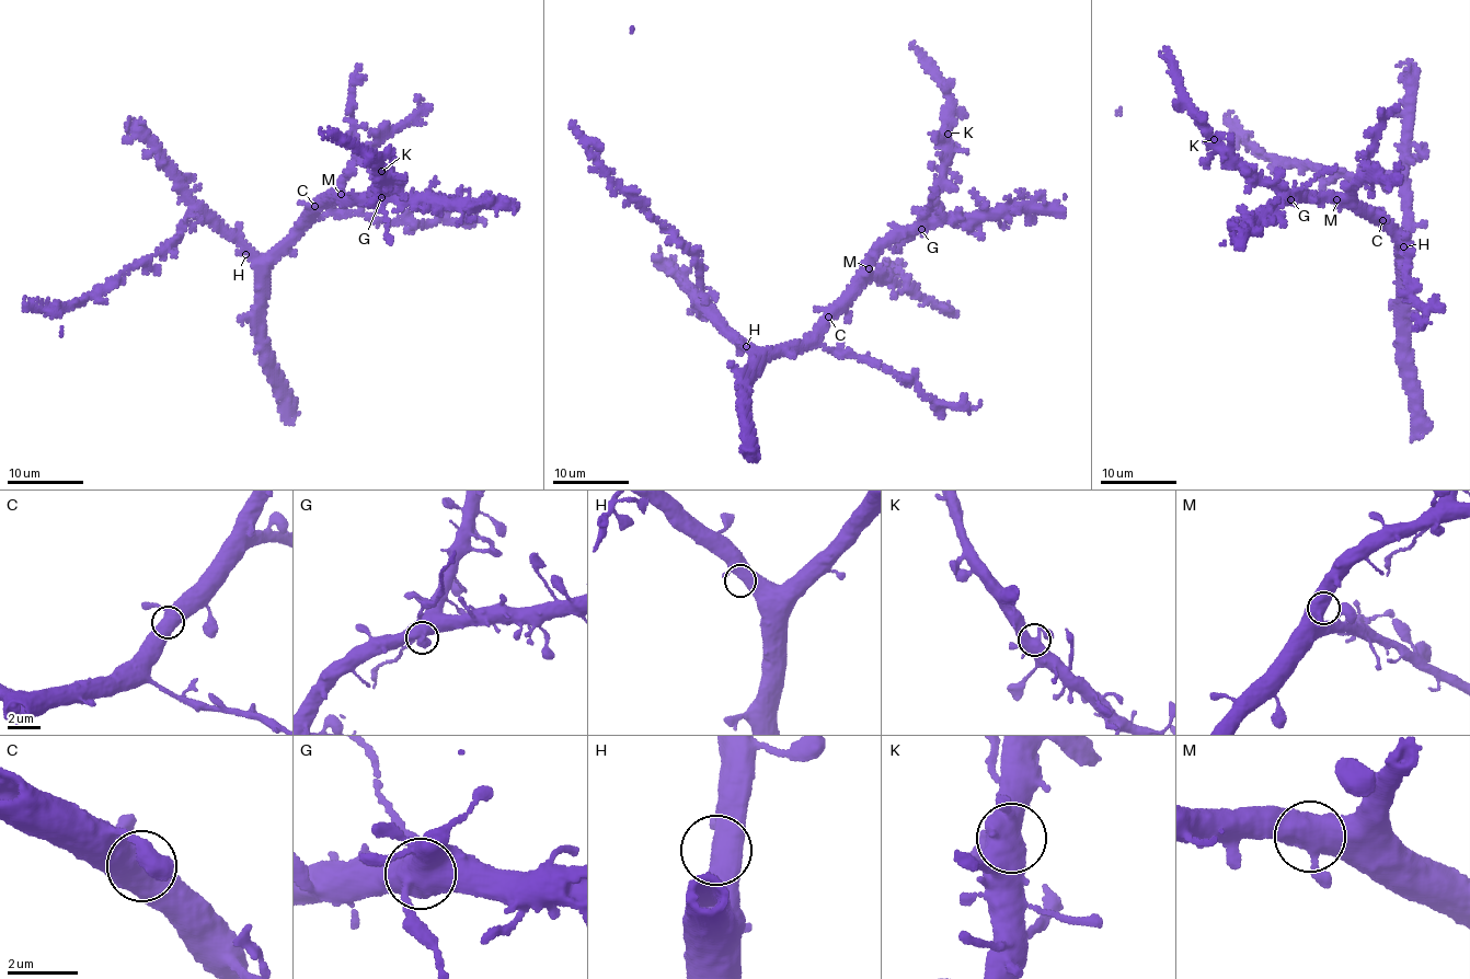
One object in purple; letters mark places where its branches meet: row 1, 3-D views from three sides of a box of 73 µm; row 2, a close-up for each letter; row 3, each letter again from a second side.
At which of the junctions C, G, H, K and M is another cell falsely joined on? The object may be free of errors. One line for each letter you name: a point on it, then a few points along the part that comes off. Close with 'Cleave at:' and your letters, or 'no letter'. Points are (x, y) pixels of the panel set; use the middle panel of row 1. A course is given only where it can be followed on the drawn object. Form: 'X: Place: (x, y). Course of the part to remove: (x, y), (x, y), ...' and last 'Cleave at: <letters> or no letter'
Cleave at: no letter

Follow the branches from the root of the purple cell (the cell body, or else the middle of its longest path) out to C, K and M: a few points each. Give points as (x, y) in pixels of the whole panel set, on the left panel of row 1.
C: (250, 249), (265, 256), (296, 231), (306, 210), (314, 206)
K: (250, 249), (265, 256), (296, 231), (306, 211), (326, 202), (382, 194), (386, 186), (381, 171)
M: (250, 249), (265, 256), (296, 231), (306, 211), (341, 194)

